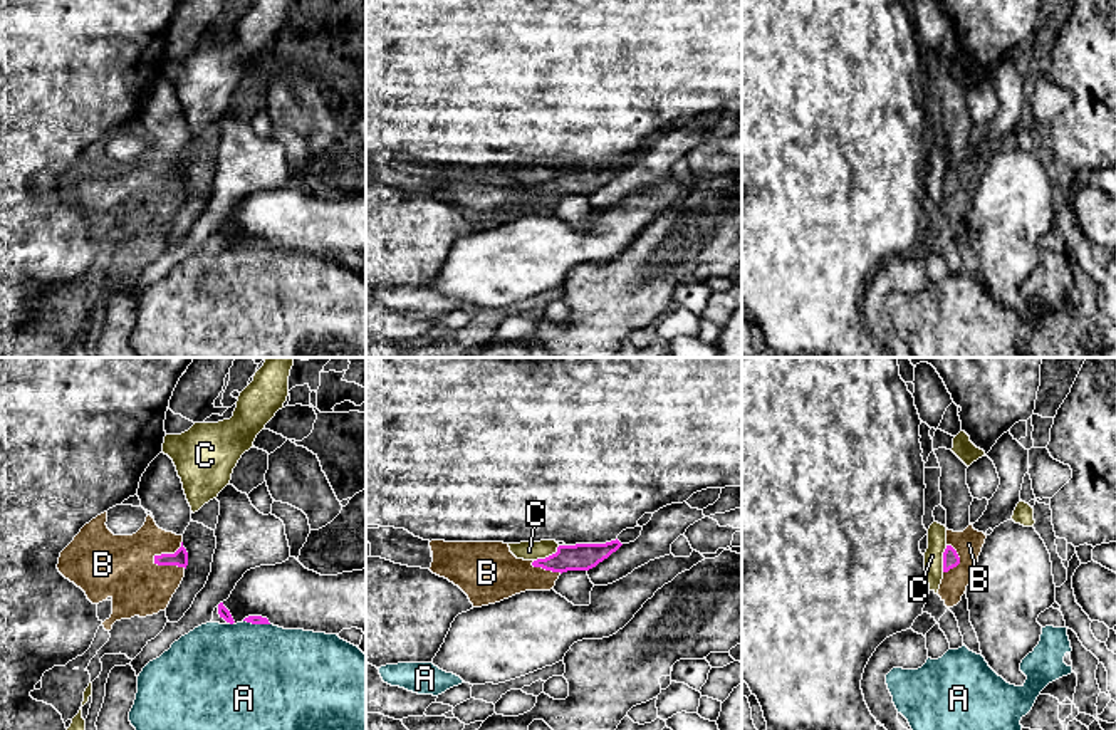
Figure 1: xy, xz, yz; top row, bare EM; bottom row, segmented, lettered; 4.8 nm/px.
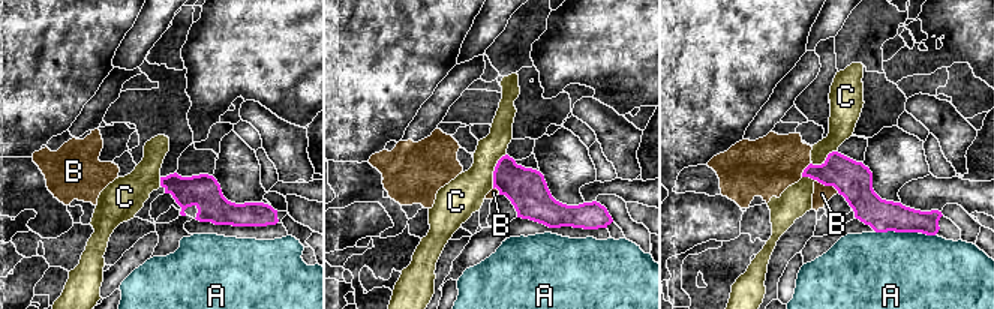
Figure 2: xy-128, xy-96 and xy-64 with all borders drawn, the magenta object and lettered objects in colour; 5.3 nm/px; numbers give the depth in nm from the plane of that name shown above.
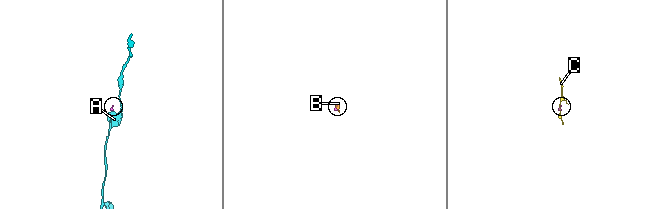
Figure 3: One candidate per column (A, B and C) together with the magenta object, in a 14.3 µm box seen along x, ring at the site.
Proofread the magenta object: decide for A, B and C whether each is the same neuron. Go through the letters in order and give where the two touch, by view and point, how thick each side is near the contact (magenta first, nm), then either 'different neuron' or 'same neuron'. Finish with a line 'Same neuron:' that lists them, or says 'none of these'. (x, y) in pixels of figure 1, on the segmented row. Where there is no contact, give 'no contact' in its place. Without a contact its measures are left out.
A: contact xy (257, 623); calibres 50 and 500 nm; different neuron
B: contact xy (166, 554); calibres 80 and 300 nm; same neuron
C: contact xz (549, 556); calibres 130 and 100 nm; different neuron
Same neuron: B

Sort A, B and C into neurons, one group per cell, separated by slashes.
A / B / C

